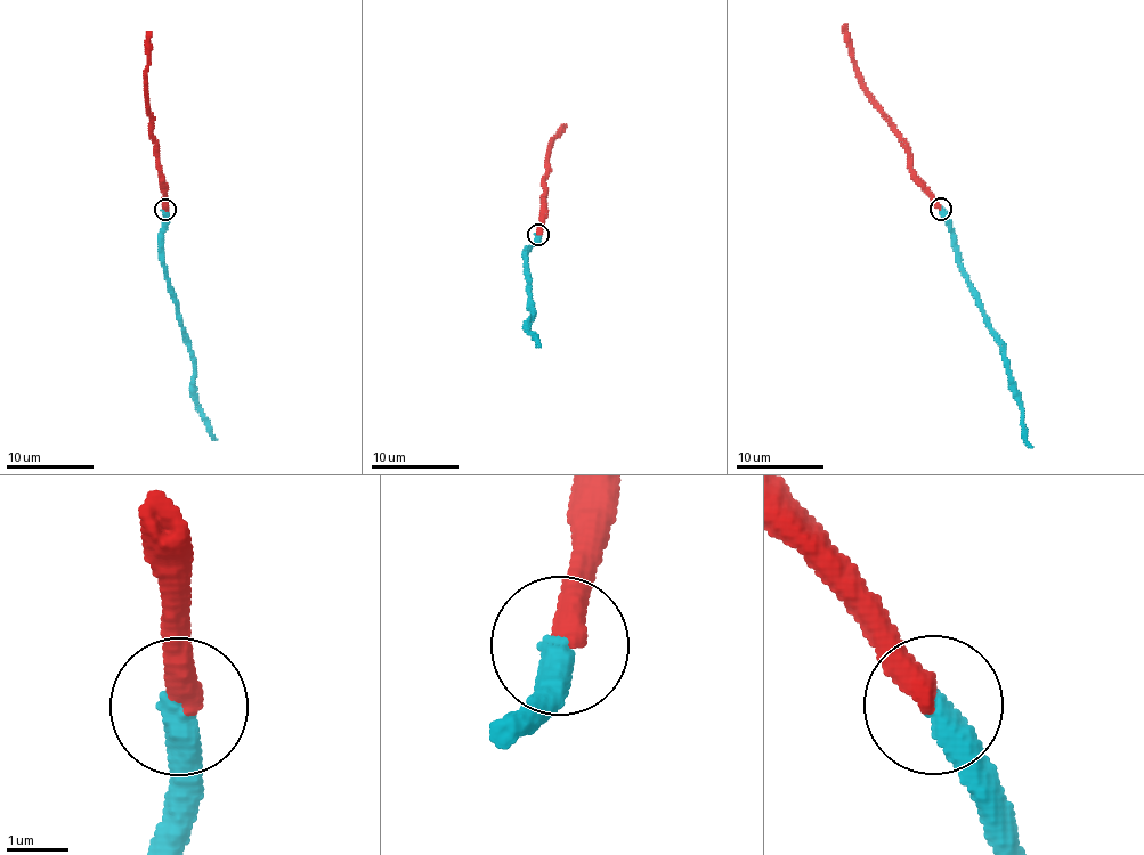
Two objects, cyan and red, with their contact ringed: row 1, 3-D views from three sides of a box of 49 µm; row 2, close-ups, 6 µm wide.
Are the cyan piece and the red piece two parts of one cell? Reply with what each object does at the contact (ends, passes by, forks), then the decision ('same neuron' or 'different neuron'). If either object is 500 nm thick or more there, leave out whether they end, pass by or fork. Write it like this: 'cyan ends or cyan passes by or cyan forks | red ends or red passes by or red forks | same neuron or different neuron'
cyan ends | red ends | same neuron

